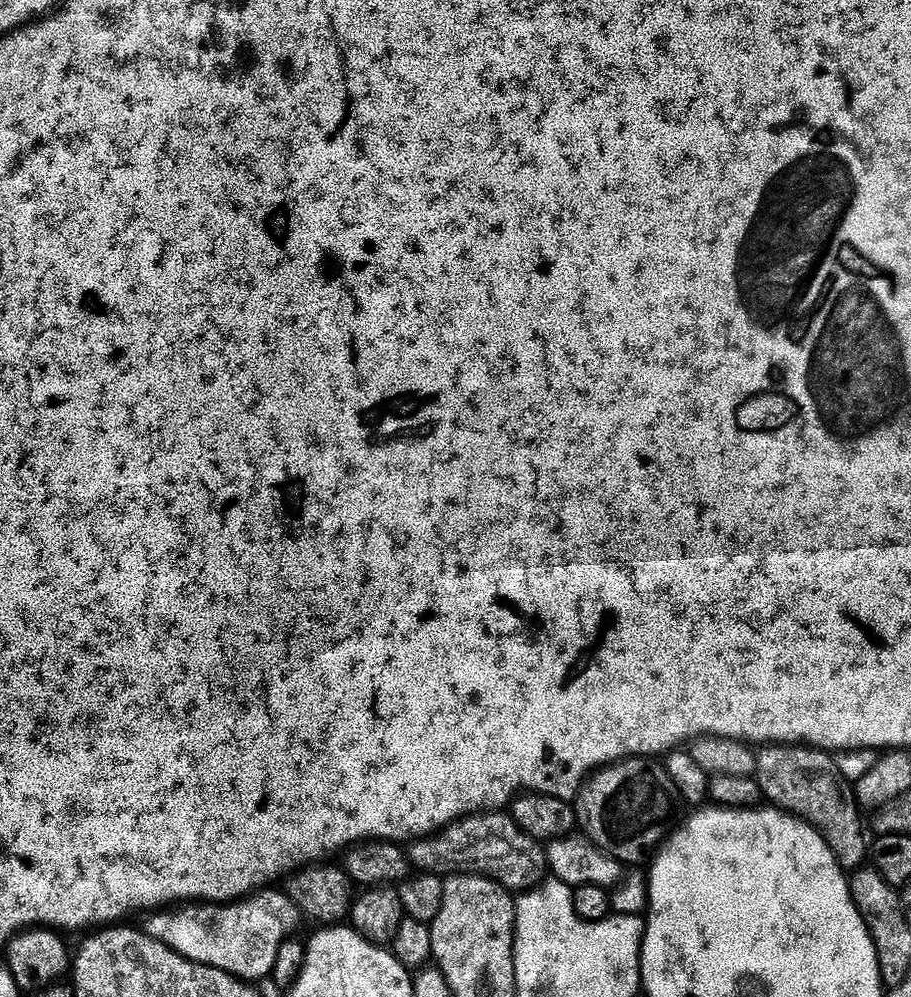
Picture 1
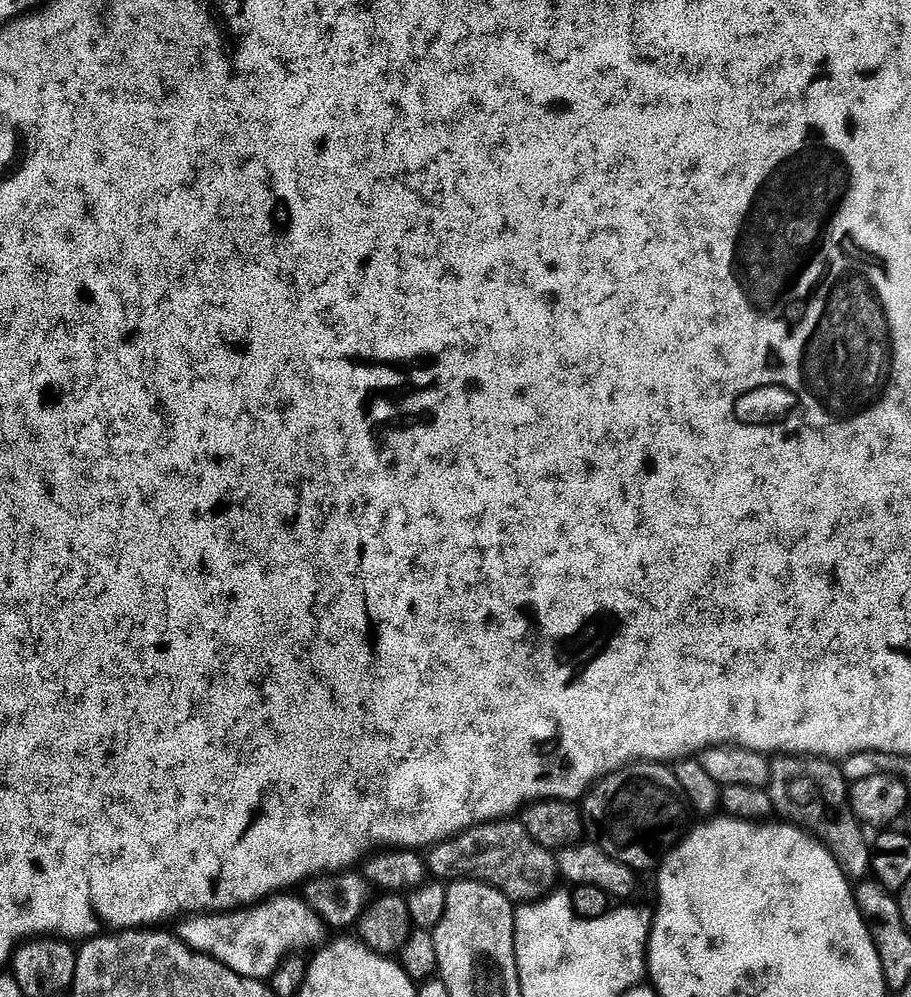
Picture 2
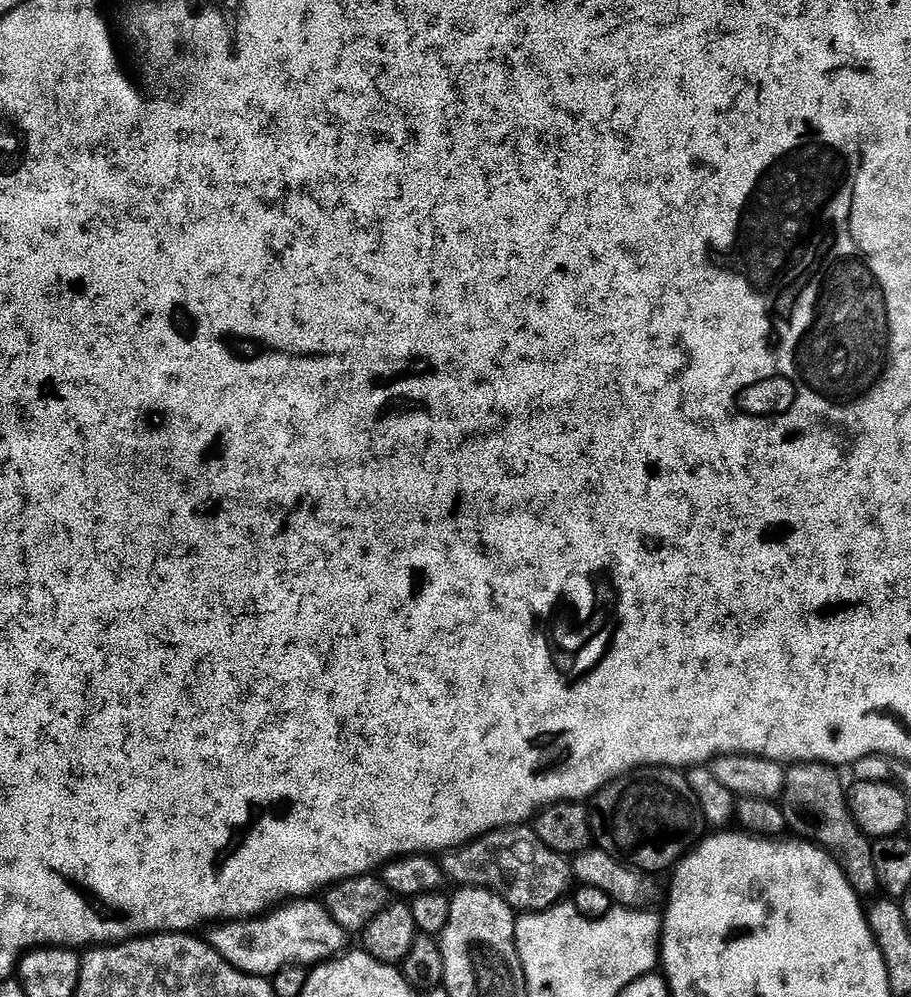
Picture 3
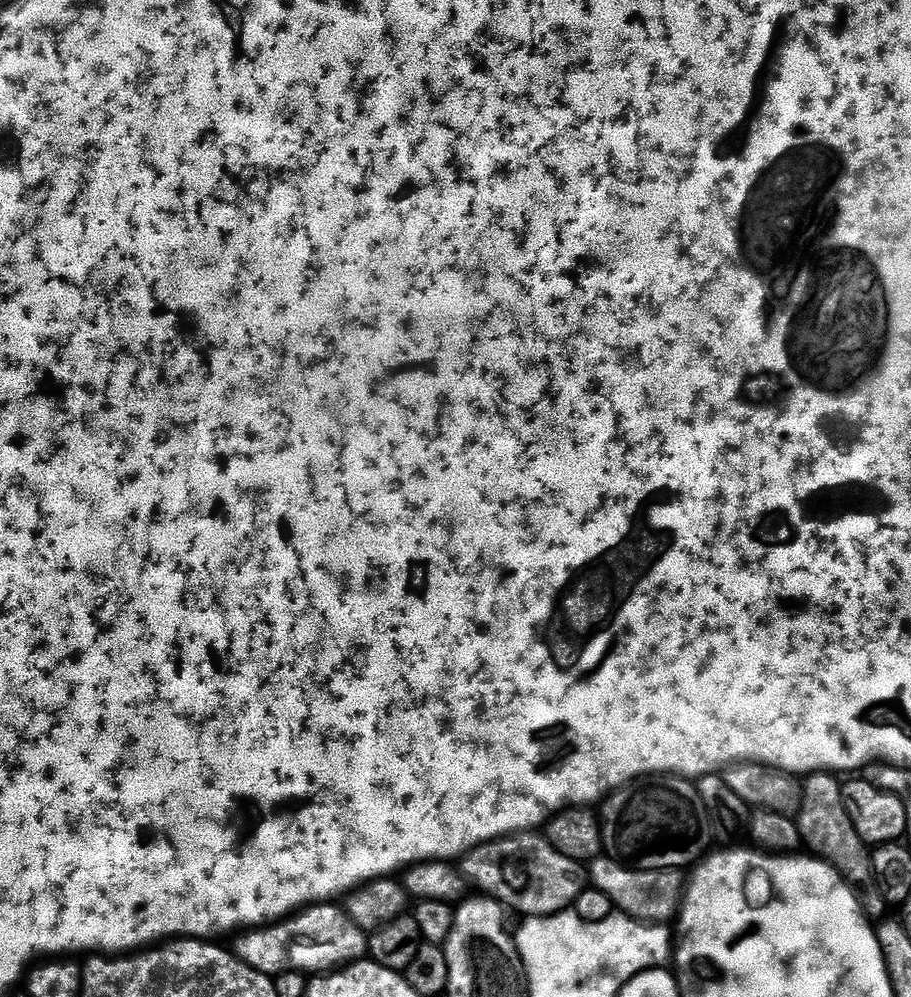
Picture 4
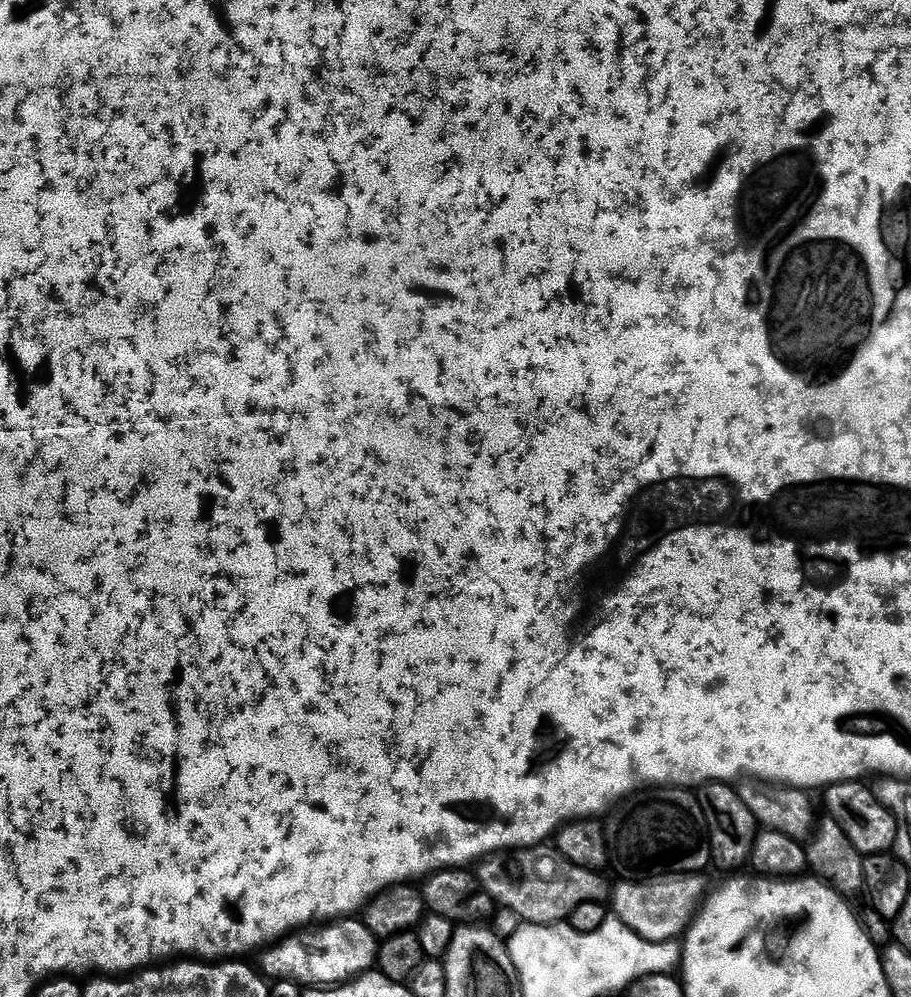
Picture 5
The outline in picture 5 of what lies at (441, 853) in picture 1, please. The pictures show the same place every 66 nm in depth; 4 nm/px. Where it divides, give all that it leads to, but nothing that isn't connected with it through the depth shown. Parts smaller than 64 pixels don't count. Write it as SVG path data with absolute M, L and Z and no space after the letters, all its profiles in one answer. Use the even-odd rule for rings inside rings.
M540 846L531 848L510 848L498 852L490 852L479 861L478 879L481 888L492 897L497 905L509 908L521 921L530 924L559 924L567 921L582 902L603 897L604 884L591 868L574 866L570 861L561 858L555 851L543 852Z

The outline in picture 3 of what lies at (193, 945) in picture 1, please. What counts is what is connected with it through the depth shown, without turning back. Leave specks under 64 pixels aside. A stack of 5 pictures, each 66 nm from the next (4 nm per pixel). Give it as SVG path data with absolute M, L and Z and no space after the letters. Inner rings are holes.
M300 898L295 902L285 903L283 906L269 911L263 918L224 922L213 927L209 932L212 933L207 933L208 943L212 945L215 952L222 954L222 958L226 958L226 962L230 962L230 966L251 976L265 978L272 978L284 968L296 965L315 966L321 962L327 962L341 955L346 948L344 943L350 940L349 933L345 932L342 926L338 926L338 922L334 922L334 918L329 914L327 908L316 898Z

